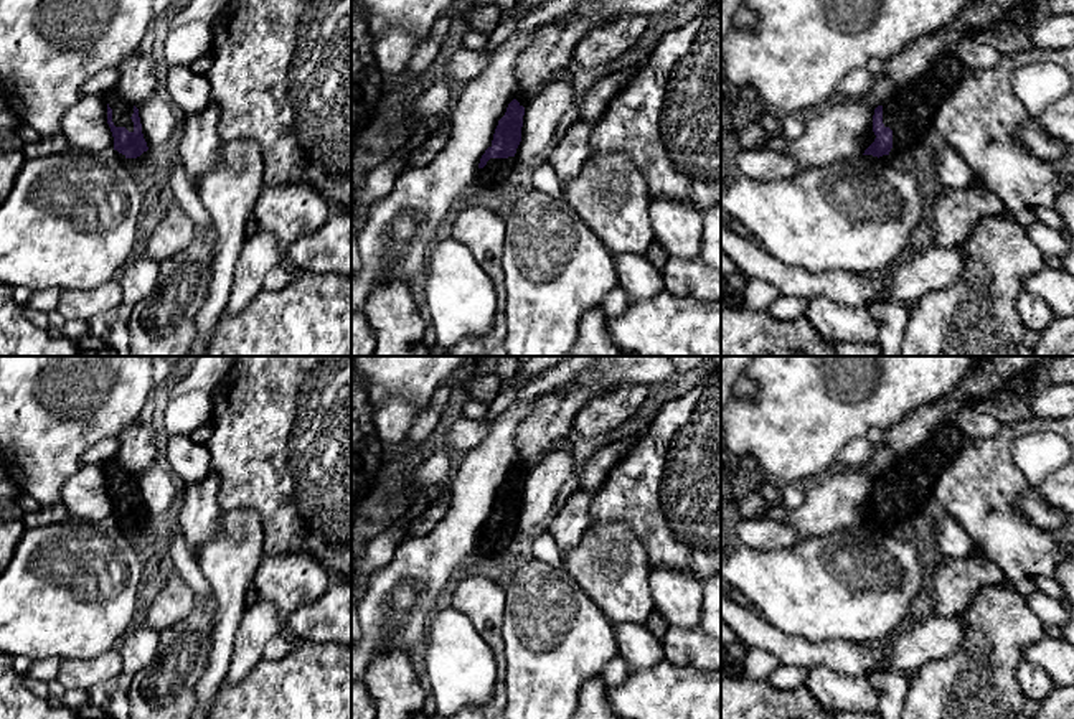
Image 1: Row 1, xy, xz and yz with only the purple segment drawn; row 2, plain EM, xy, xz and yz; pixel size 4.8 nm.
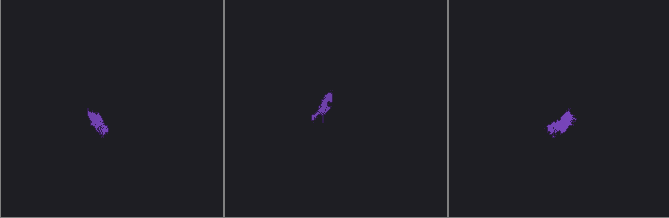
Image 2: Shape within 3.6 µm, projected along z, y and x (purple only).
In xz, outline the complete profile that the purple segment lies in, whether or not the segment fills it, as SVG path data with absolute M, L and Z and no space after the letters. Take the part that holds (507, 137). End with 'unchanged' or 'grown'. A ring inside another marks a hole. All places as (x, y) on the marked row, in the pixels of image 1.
M513 99L505 115L498 120L492 145L478 163L477 185L482 188L498 186L516 173L515 153L521 142L525 107Z | grown

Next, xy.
M115 87L104 92L107 124L114 137L114 150L125 158L137 158L148 150L142 134L139 109L125 102Z | grown

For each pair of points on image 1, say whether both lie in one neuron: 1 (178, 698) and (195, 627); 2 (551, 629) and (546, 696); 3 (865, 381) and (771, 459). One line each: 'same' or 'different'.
1: same
2: same
3: same

